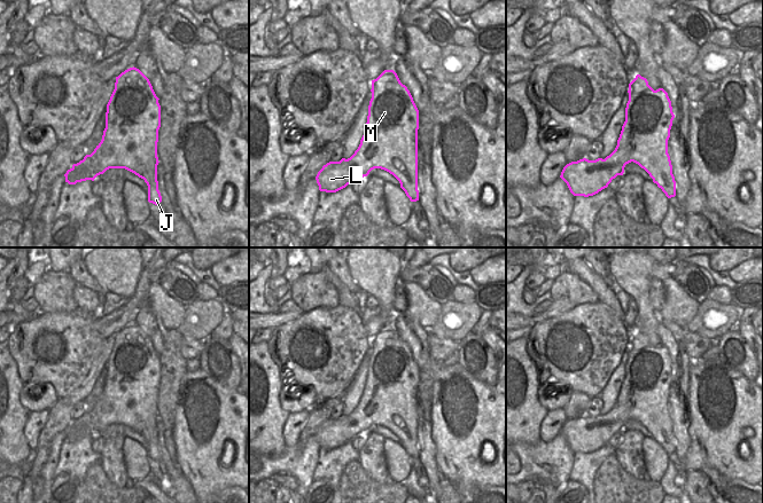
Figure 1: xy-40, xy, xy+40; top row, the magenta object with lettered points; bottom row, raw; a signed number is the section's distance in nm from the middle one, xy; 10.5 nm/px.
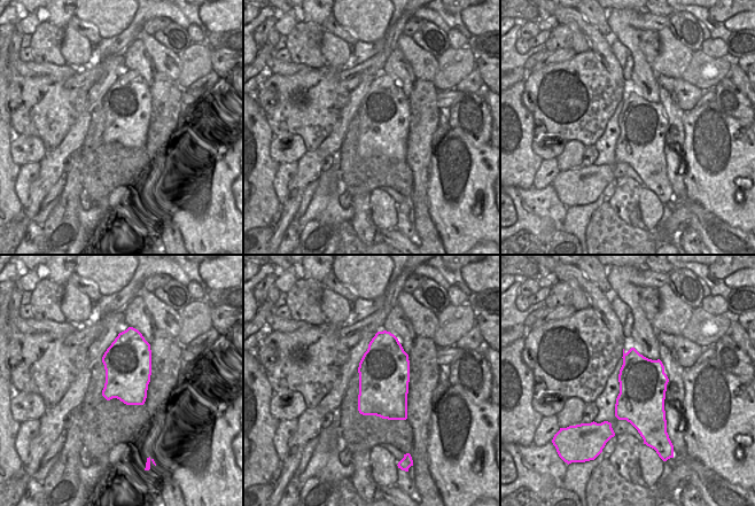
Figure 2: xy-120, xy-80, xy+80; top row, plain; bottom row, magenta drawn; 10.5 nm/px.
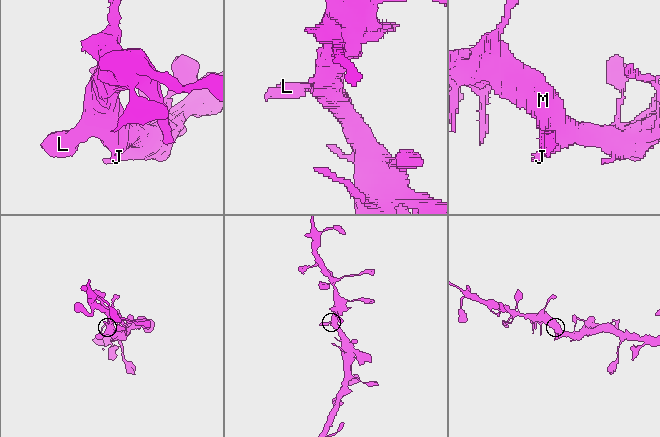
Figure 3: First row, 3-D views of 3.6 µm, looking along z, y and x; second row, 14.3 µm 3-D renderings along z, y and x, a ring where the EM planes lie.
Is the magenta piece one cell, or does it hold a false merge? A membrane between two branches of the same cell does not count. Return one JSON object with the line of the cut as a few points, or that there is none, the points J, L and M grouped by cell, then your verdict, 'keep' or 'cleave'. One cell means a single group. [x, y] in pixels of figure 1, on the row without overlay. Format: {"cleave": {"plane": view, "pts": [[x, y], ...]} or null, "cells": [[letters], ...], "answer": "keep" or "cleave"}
{"cleave": null, "cells": [["J", "L", "M"]], "answer": "keep"}

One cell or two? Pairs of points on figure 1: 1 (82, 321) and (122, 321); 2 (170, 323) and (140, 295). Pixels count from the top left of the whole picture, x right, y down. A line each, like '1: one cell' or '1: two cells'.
1: two cells
2: two cells

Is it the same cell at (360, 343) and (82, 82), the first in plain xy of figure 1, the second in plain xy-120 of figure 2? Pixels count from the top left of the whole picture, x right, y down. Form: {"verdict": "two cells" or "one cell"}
{"verdict": "two cells"}

